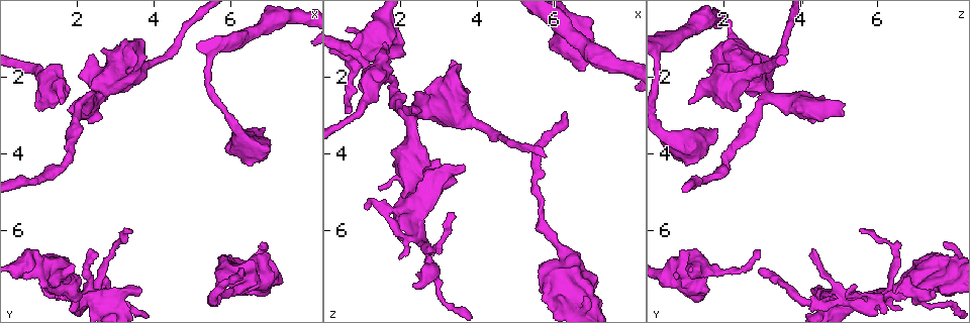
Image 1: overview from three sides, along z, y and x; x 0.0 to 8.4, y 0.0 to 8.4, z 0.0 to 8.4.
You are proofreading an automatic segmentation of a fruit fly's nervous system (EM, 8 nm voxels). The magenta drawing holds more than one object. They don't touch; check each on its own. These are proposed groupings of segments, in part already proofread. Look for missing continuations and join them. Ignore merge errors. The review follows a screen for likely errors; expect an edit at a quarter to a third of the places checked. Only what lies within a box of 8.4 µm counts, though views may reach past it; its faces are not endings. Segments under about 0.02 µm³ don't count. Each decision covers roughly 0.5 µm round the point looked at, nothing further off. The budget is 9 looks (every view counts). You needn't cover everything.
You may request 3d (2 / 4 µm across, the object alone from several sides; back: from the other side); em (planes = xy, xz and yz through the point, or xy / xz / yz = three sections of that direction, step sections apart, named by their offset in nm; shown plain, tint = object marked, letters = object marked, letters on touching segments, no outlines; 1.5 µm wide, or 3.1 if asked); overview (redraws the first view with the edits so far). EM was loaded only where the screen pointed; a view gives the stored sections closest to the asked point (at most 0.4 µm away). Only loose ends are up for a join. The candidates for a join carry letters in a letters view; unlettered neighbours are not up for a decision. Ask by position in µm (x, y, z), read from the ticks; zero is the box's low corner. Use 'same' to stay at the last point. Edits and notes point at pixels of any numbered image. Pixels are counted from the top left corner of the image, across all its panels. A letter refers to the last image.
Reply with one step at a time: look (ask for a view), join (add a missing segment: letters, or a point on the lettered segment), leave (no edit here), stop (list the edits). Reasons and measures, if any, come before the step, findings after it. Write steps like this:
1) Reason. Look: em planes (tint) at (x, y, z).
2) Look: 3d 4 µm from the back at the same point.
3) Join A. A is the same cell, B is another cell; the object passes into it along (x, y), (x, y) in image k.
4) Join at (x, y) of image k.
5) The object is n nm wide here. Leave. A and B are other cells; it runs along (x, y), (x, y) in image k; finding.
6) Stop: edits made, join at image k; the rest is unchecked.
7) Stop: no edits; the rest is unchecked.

Stops while still wide. Look: em planes (plain) at (2.10, 7.85, 1.50).

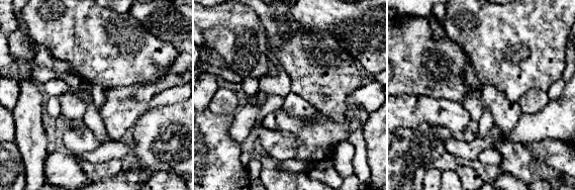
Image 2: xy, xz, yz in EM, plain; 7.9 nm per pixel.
Look: em planes (letters) at the same point.

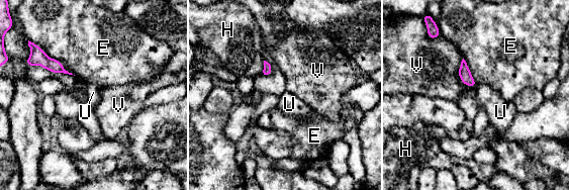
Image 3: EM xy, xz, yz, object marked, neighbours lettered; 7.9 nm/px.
Leave. E, H, U and V are other cells; a border runs along (477, 84), (474, 87) in image 3; none of them fits.

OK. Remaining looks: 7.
Free end. Look: em planes (letters) at (6.30, 7.05, 3.00).

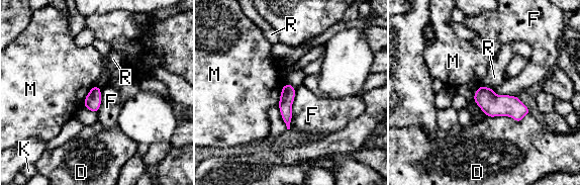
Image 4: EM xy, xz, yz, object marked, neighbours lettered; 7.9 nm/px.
The object is 120 nm wide here. Leave. D, F, K, M and R are other cells; a border runs along (296, 88), (289, 127) in image 4; no lettered segment goes on from it.

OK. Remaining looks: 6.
Branch stops here. Look: 3d 2 µm at (1.95, 7.75, 6.70).

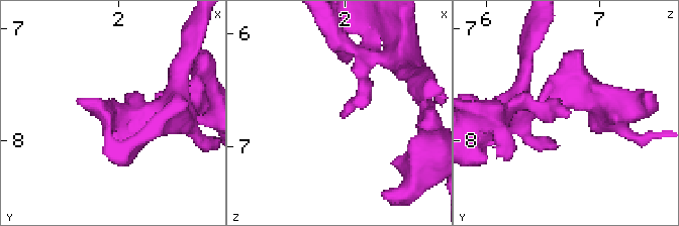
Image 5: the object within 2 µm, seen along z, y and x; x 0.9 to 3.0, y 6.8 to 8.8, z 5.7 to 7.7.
Shape alone is not enough. Look: em xz step 8 (tint) at (1.98, 7.74, 6.76).

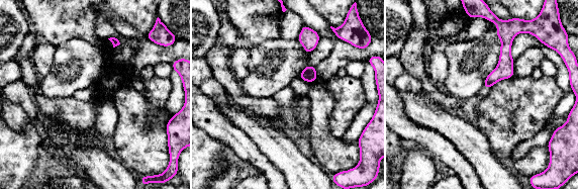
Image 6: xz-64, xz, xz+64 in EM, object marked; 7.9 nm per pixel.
Look: em planes (letters) at the same point.

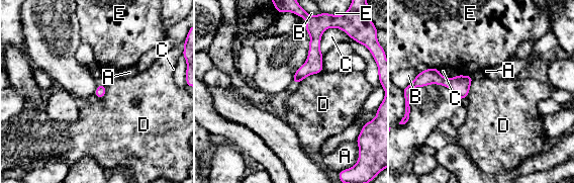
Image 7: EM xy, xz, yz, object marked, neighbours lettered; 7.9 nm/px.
Leave. A, B, C, D and E are other cells; no lettered segment goes on from it.

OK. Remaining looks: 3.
Tapers out. Look: em yz step 4 (tint) at (0.70, 6.50, 2.90).

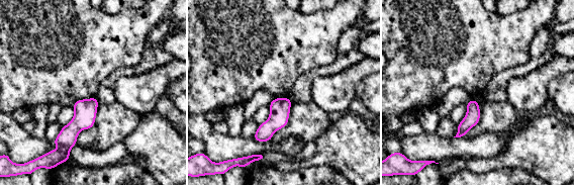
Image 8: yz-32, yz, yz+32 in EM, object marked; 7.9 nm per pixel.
Look: em xz step 8 (letters) at the same point.

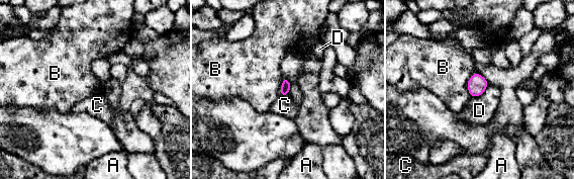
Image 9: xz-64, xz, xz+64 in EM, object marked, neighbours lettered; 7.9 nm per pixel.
The object is 80 nm wide here. Leave. A, B, C and D are other cells; a border runs along (475, 72), (467, 82), (470, 96) in image 9; none of them fits.

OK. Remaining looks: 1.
Stop: no edits; the rest is unchecked.

